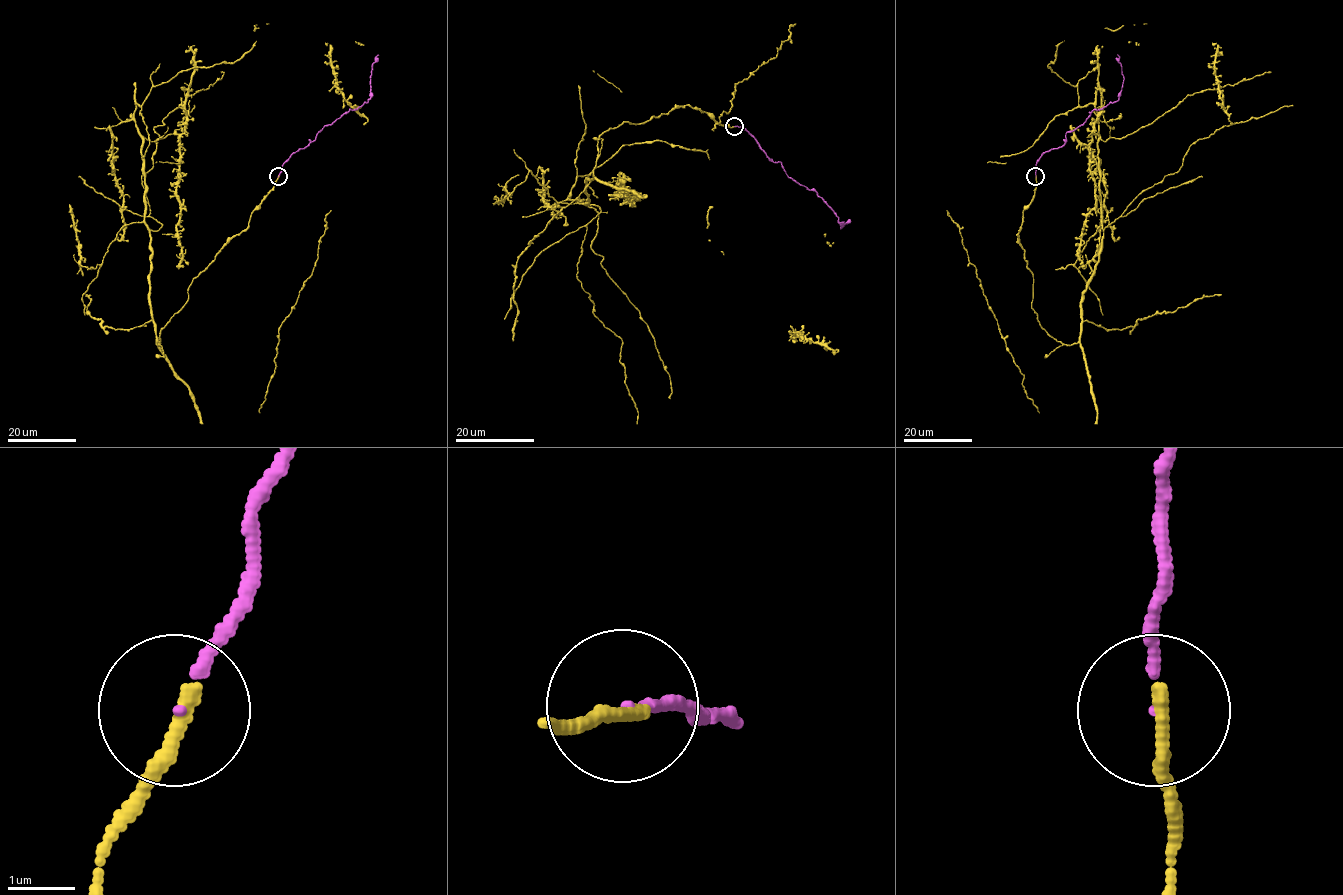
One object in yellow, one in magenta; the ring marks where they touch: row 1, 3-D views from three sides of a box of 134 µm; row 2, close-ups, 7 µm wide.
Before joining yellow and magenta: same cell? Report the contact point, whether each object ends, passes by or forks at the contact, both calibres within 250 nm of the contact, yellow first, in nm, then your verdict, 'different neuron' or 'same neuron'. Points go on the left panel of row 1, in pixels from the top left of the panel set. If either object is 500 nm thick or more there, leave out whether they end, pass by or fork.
place (278, 176); yellow ends; magenta ends; calibres 240 and 110 nm; same neuron

